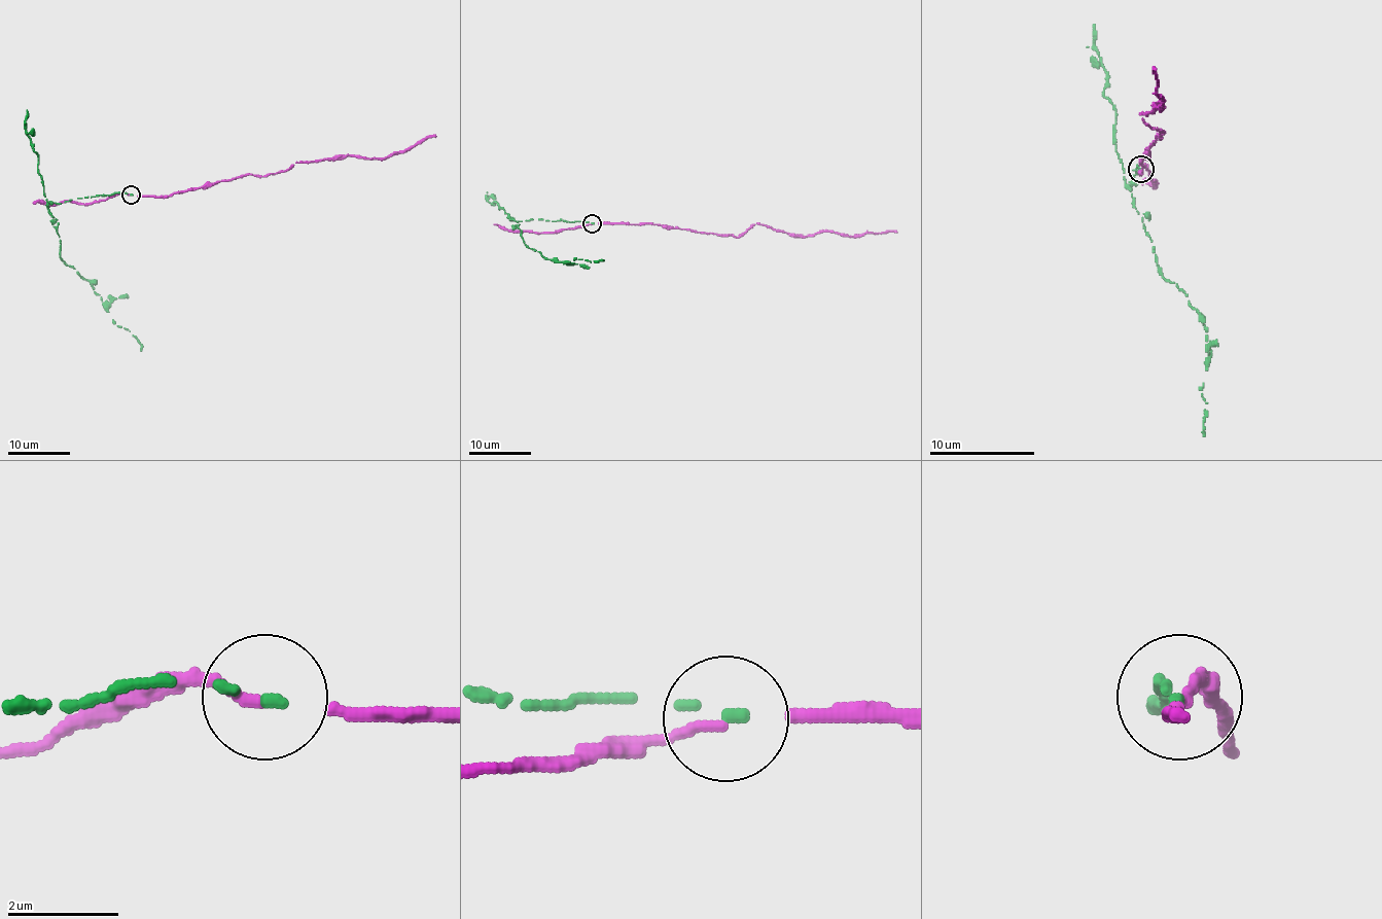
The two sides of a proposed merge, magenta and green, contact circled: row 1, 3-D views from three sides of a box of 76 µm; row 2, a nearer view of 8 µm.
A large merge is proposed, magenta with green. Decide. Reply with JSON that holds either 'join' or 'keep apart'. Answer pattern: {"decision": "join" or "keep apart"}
{"decision": "keep apart"}

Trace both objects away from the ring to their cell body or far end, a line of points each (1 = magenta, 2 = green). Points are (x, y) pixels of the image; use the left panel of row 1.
1: (131, 195), (168, 196), (247, 174), (285, 171), (296, 162), (340, 155), (386, 157), (435, 137)
2: (131, 195), (51, 202), (48, 213), (58, 222), (60, 256), (91, 283), (116, 326), (137, 339), (140, 351)

